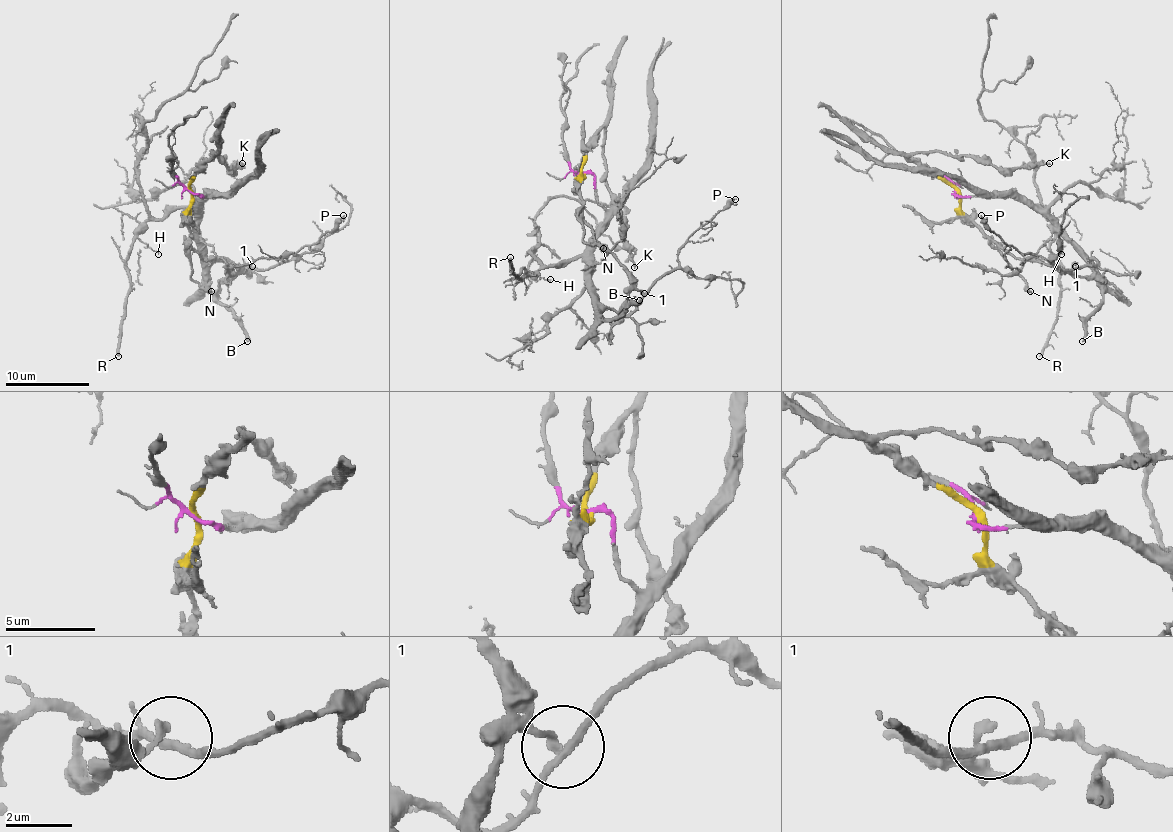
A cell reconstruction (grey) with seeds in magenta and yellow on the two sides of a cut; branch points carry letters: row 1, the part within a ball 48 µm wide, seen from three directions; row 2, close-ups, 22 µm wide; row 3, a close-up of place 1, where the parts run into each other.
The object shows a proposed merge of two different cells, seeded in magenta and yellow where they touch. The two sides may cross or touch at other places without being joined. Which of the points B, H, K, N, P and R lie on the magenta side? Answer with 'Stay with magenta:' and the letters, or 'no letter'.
Stay with magenta: B, H, P, R

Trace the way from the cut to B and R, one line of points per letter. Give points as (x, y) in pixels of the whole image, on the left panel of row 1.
B: (190, 191), (201, 197), (213, 195), (201, 205), (199, 253), (203, 272), (213, 295), (238, 321), (247, 342)
R: (190, 191), (201, 197), (213, 195), (203, 195), (161, 218), (150, 218), (136, 235), (127, 268), (119, 356)

